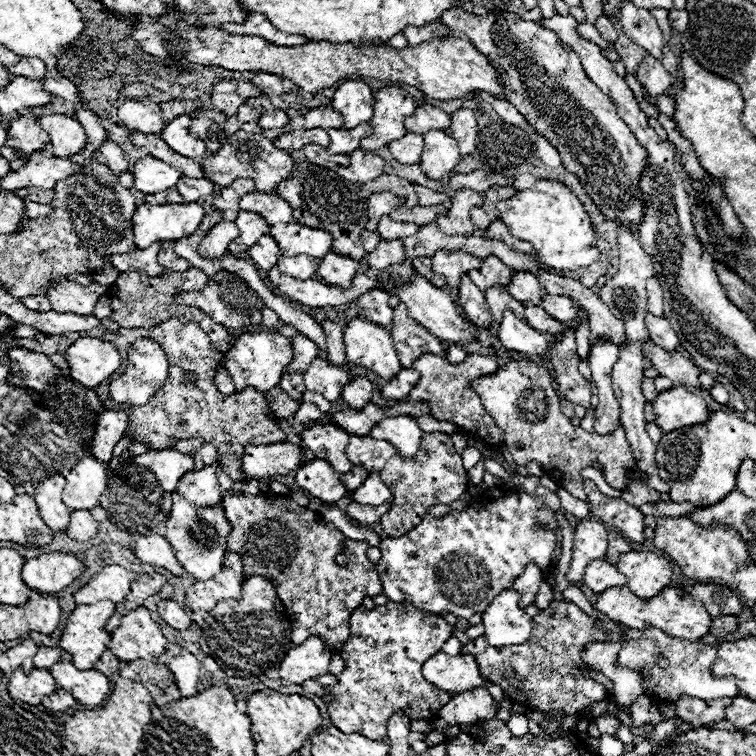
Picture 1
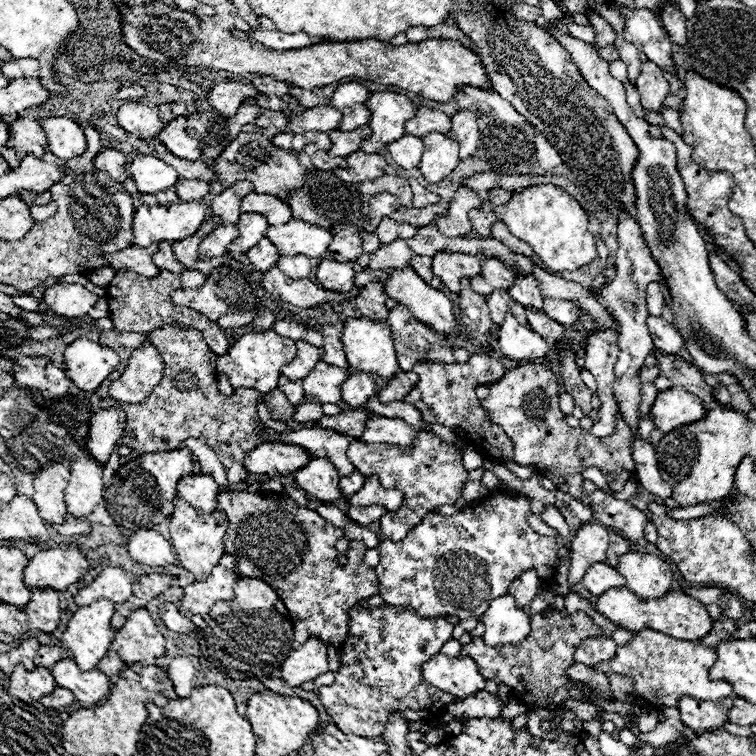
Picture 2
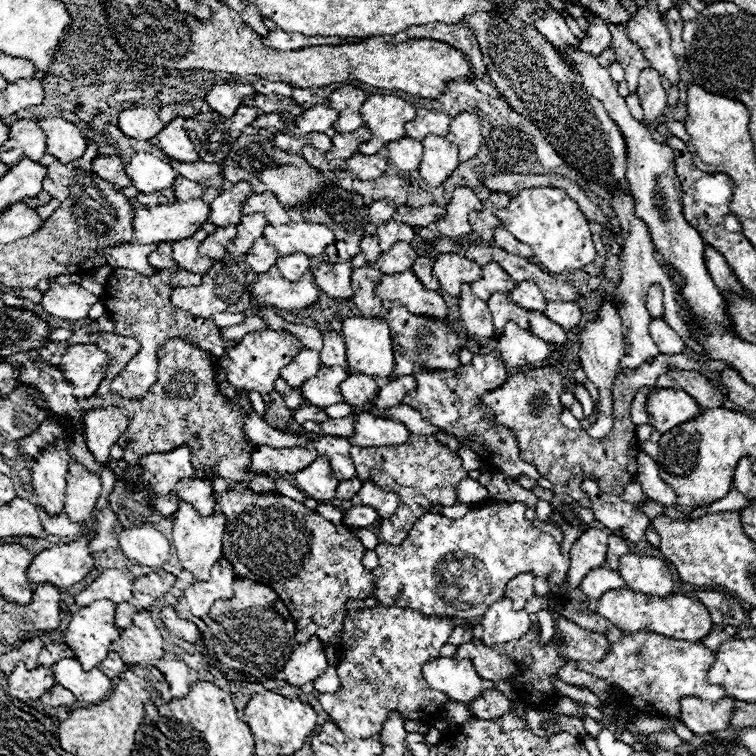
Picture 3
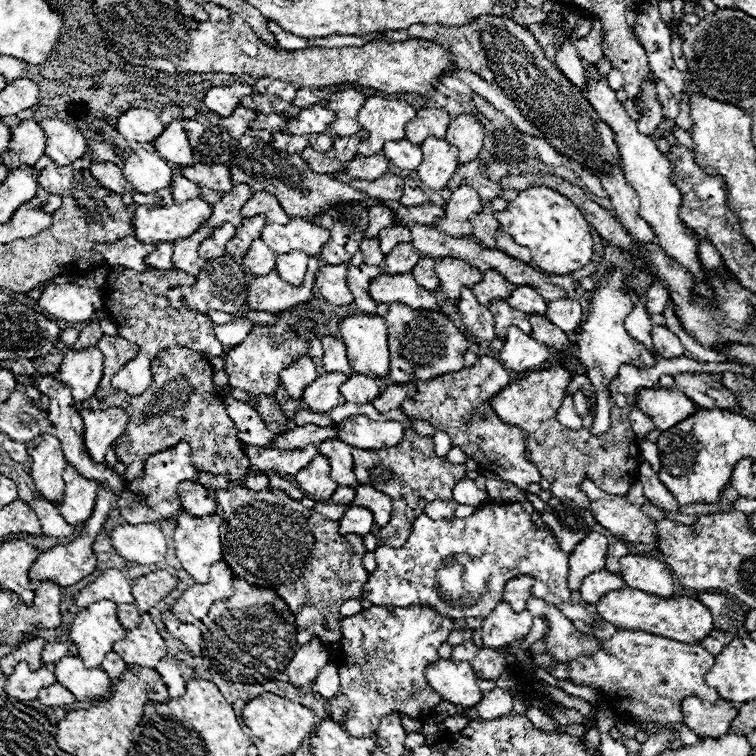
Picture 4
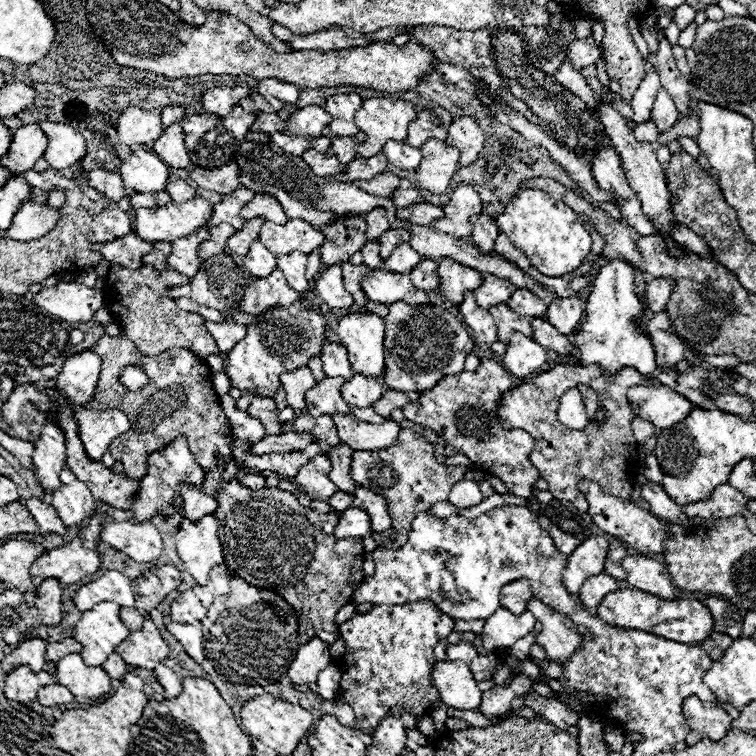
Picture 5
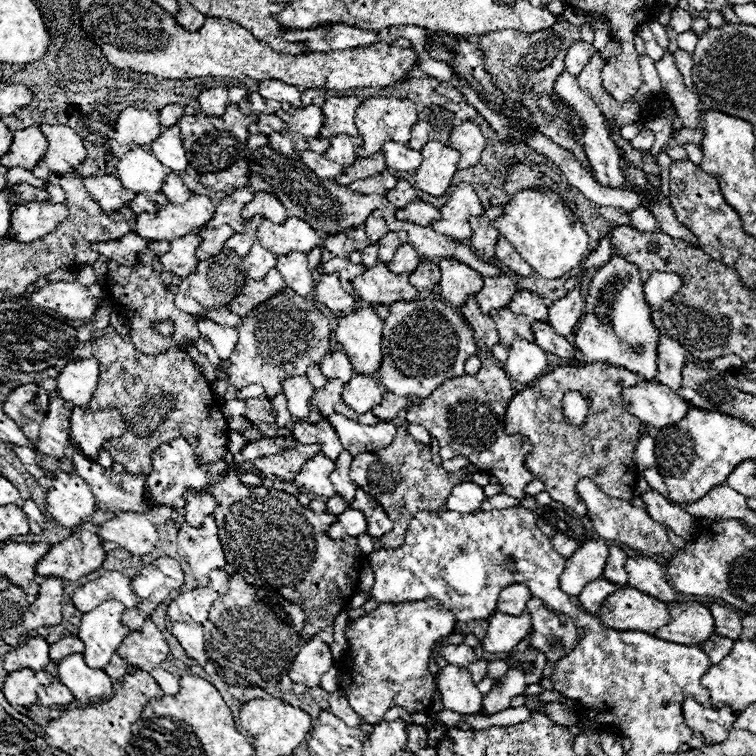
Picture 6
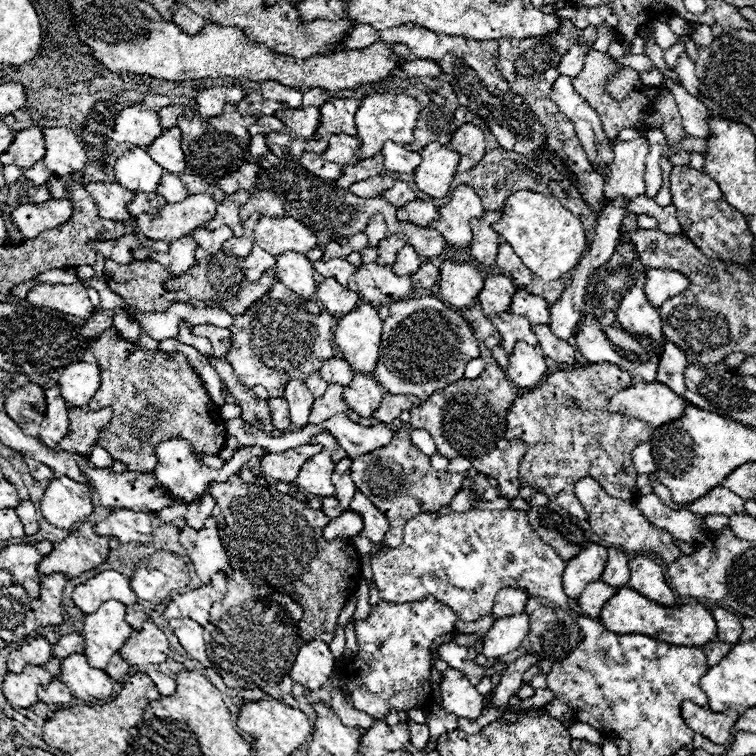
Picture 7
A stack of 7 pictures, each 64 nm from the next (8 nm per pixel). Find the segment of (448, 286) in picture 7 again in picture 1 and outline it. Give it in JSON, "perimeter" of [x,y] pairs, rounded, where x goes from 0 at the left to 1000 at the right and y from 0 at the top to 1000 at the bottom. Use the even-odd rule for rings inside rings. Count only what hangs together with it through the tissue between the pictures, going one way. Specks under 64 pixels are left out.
{"perimeter":[[[579,331],[571,339],[571,357],[577,357],[577,362],[585,362],[595,378],[606,381],[608,365],[619,362],[624,354],[635,354],[635,347],[635,341],[611,331]]]}

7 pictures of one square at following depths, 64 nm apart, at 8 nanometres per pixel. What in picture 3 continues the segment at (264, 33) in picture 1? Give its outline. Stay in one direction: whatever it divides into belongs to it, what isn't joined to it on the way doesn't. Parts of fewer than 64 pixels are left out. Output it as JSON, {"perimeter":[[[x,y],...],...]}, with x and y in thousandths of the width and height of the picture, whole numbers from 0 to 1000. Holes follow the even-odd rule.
{"perimeter":[[[349,24],[349,32],[354,37],[354,48],[344,50],[349,61],[357,61],[362,66],[397,66],[405,61],[447,61],[447,58],[468,58],[468,56],[479,56],[479,53],[468,53],[468,50],[407,50],[402,45],[376,45],[376,40],[370,40],[360,26]]]}

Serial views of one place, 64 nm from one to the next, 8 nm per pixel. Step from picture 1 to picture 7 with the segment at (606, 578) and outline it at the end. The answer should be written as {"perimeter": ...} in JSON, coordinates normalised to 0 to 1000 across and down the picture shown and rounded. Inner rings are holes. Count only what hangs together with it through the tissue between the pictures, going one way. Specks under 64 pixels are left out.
{"perimeter":[[[783,770],[783,775],[775,775],[772,786],[767,786],[765,799],[775,815],[791,817],[796,802],[804,791],[810,791],[810,786],[815,786],[815,778],[804,775],[802,770]]]}

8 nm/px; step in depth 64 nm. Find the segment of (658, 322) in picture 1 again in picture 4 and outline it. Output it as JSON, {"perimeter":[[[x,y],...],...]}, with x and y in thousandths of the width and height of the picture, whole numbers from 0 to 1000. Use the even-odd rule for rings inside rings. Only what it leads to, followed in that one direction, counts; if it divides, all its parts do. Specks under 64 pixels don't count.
{"perimeter":[[[862,431],[862,452],[868,458],[868,466],[878,474],[894,474],[906,466],[897,444],[881,431]]]}

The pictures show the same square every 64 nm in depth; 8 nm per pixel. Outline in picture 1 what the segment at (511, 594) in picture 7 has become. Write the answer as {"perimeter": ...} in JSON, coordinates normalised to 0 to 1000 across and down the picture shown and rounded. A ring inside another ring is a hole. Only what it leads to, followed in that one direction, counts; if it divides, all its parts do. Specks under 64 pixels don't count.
{"perimeter":[[[706,743],[696,746],[693,757],[690,757],[690,759],[683,765],[683,770],[677,772],[677,778],[680,778],[683,783],[688,783],[688,788],[690,788],[688,802],[696,804],[696,802],[701,802],[701,799],[706,796],[706,791],[709,791],[712,778],[714,778],[717,770],[720,770],[717,754],[714,754]]]}

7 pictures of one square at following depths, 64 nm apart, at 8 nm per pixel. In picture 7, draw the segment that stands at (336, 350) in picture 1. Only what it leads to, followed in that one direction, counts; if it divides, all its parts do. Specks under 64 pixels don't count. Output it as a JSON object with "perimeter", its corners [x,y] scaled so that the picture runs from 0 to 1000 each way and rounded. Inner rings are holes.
{"perimeter":[[[442,471],[442,474],[437,474],[437,476],[431,476],[431,479],[426,481],[423,497],[426,497],[431,505],[447,505],[447,508],[452,508],[452,511],[460,511],[460,508],[466,505],[468,492],[466,492],[466,484],[463,484],[458,476]]]}

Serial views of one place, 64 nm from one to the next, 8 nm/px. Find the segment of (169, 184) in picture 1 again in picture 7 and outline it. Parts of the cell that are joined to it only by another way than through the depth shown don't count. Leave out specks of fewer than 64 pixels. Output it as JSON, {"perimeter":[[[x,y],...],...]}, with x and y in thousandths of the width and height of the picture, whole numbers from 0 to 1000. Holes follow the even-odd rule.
{"perimeter":[[[177,196],[164,201],[153,220],[151,233],[172,254],[206,254],[217,222],[206,217],[190,196]]]}

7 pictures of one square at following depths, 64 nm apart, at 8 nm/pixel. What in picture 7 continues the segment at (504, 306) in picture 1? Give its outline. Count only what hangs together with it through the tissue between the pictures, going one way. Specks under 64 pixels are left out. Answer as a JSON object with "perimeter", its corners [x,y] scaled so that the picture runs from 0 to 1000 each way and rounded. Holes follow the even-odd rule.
{"perimeter":[[[664,413],[664,415],[656,415],[651,418],[651,426],[656,431],[656,437],[661,439],[664,444],[664,460],[675,468],[680,463],[680,455],[685,450],[693,450],[704,458],[712,458],[712,450],[704,439],[704,431],[698,426],[698,421],[693,418],[685,418],[685,415],[675,415],[675,413]]]}

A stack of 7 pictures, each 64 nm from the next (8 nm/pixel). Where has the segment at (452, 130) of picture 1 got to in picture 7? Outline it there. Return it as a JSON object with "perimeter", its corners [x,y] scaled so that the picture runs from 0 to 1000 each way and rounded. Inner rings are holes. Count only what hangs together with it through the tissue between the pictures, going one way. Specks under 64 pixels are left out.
{"perimeter":[[[611,164],[595,185],[595,196],[608,204],[606,228],[622,225],[640,206],[640,180],[638,172],[627,164]]]}

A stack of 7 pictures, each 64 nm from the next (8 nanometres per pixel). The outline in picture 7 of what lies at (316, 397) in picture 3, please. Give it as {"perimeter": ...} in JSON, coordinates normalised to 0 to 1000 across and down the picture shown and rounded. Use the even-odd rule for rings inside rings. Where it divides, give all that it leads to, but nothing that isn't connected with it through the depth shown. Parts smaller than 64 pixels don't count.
{"perimeter":[[[434,508],[434,513],[431,513],[431,519],[423,524],[423,526],[418,526],[415,529],[415,534],[413,534],[413,548],[410,548],[410,561],[423,561],[423,558],[429,558],[429,556],[434,556],[437,550],[442,550],[442,548],[458,548],[463,556],[468,556],[468,558],[474,558],[476,556],[476,550],[468,545],[468,542],[463,542],[463,537],[455,532],[455,526],[452,526],[452,513],[450,513],[450,508]]]}

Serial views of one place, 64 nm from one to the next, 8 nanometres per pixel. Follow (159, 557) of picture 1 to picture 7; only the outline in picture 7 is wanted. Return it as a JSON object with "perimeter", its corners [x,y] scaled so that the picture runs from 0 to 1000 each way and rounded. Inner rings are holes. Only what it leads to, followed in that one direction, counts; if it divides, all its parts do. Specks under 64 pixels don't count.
{"perimeter":[[[151,675],[140,688],[124,696],[127,706],[148,709],[161,720],[188,720],[196,722],[201,717],[201,693],[193,677],[175,677],[175,675]]]}

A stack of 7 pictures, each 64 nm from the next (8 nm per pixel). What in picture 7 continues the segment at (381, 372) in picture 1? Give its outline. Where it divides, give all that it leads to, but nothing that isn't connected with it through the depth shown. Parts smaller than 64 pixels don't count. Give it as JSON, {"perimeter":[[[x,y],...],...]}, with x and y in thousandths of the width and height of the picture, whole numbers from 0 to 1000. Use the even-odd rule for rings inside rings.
{"perimeter":[[[479,402],[466,410],[466,415],[458,415],[447,423],[442,452],[455,476],[463,479],[471,492],[489,495],[500,481],[503,442],[505,423],[500,421],[497,407]]]}

